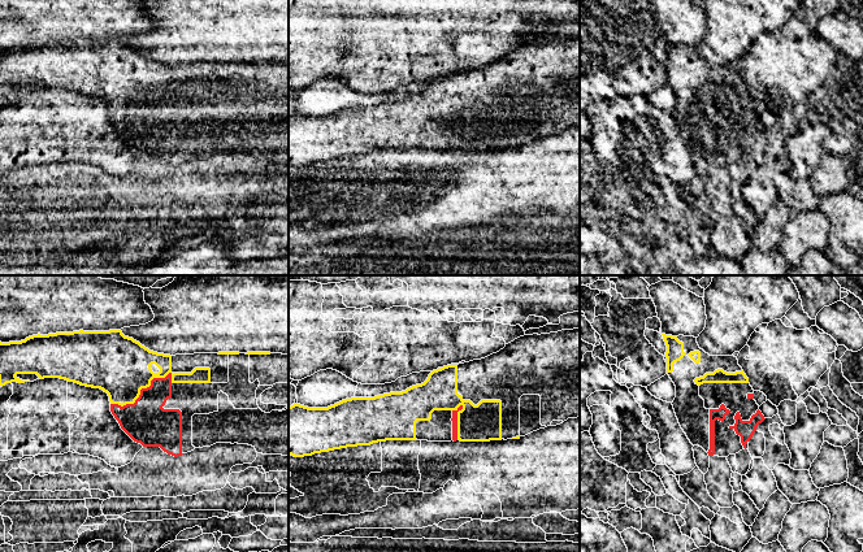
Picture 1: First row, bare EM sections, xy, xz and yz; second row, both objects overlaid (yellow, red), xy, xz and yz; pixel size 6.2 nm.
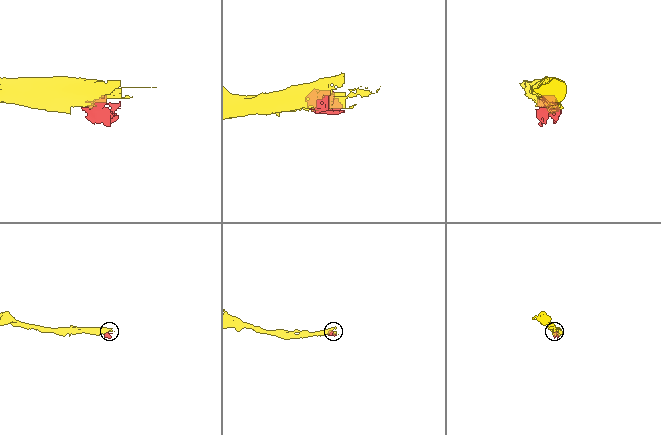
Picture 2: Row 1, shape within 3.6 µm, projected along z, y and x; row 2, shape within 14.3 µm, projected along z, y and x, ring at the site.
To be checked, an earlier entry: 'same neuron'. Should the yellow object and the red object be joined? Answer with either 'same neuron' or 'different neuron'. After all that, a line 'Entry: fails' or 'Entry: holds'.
same neuron
Entry: holds

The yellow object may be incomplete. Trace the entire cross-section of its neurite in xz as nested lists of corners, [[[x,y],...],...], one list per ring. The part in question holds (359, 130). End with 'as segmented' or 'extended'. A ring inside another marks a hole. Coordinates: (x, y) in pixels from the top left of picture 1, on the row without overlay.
[[[580,38],[524,44],[481,69],[433,79],[428,88],[402,101],[351,107],[328,117],[289,116],[289,164],[312,165],[386,149],[490,151],[520,148],[568,127],[580,126]]]; extended

